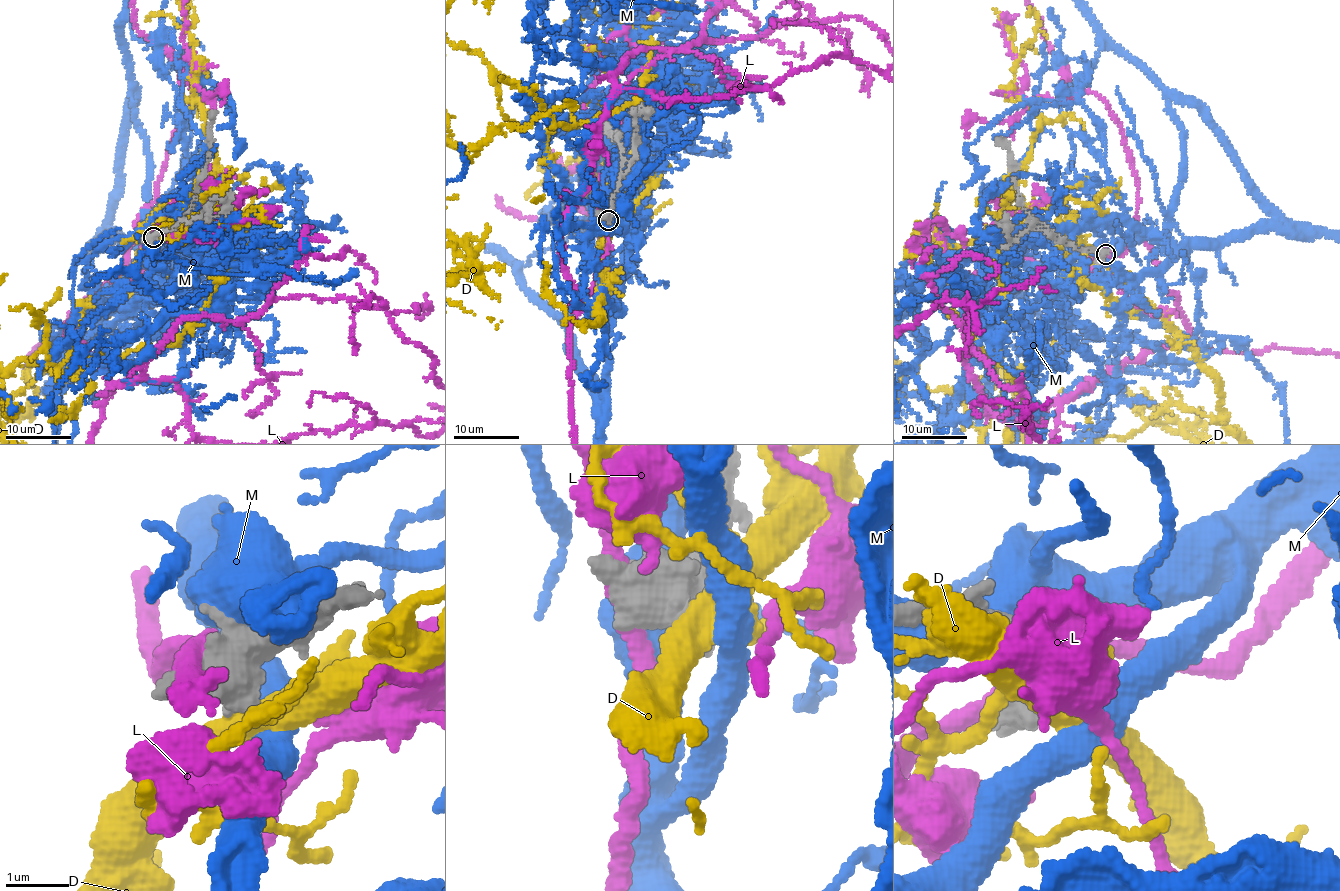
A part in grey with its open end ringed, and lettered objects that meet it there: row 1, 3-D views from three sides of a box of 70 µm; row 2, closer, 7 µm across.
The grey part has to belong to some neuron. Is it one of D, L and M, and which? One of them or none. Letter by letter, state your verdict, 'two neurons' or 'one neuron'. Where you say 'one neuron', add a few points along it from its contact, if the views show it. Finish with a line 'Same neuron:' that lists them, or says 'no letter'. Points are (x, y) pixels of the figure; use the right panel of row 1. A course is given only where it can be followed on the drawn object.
D: two neurons
L: two neurons
M: two neurons
Same neuron: no letter

